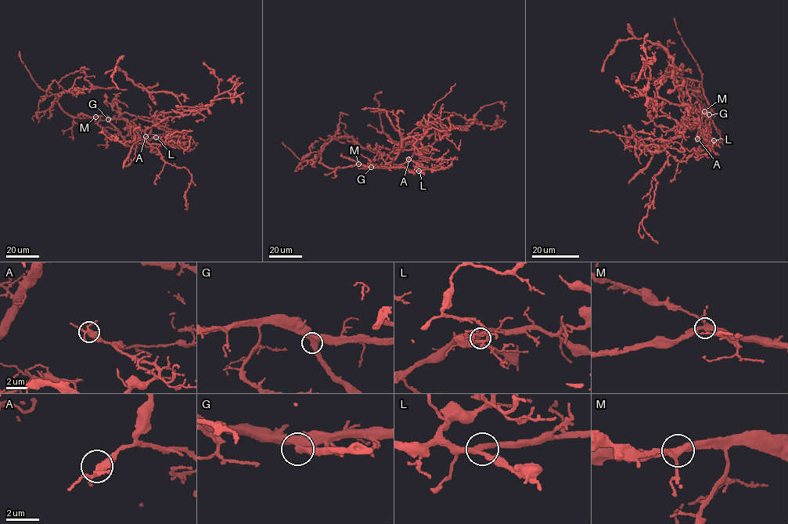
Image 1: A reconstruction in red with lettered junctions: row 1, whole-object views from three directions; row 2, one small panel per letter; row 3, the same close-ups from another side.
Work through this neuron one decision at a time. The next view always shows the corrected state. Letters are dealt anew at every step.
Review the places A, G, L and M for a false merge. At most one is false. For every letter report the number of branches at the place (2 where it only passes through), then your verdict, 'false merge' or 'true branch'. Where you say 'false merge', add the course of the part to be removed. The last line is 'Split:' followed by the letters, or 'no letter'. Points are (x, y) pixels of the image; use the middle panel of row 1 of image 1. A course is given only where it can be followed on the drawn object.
A: branches 4; true branch
G: branches 4; true branch
L: branches 3; true branch
M: branches 4; true branch
Split: no letter

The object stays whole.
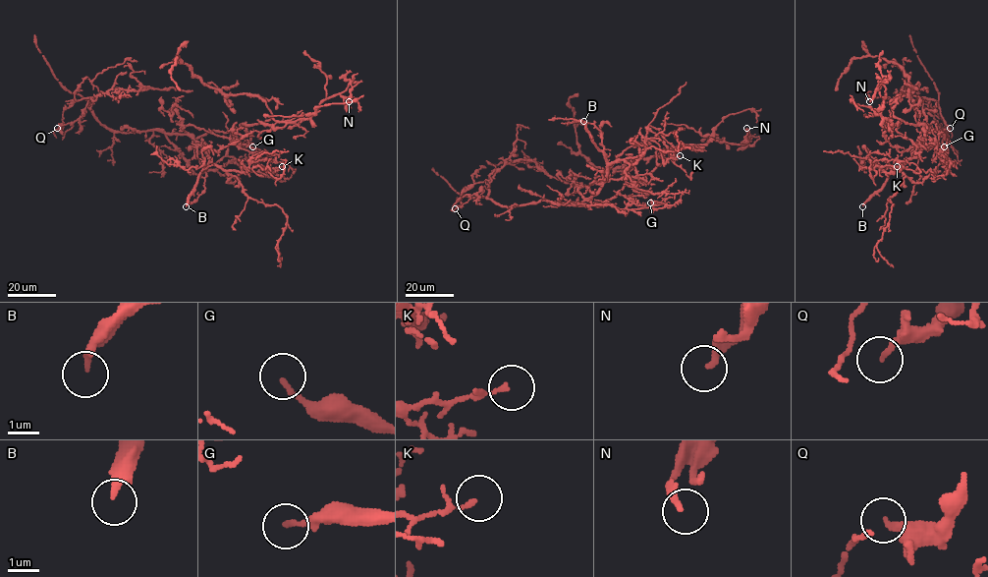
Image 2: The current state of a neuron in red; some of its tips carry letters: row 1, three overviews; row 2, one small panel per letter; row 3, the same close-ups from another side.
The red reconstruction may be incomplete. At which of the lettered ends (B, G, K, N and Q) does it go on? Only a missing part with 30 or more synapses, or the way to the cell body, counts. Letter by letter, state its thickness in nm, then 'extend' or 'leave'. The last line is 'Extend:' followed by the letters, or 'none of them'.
B: 240 nm | extend
G: 160 nm | leave
K: 90 nm | leave
N: 220 nm | leave
Q: 240 nm | leave
Extend: B

